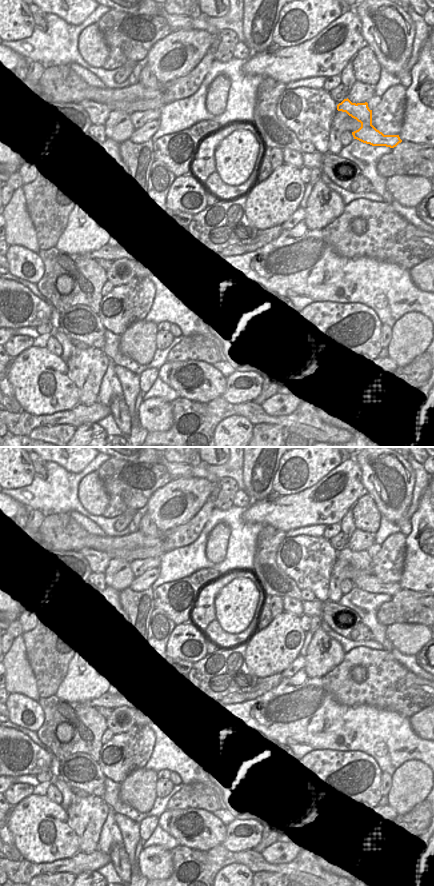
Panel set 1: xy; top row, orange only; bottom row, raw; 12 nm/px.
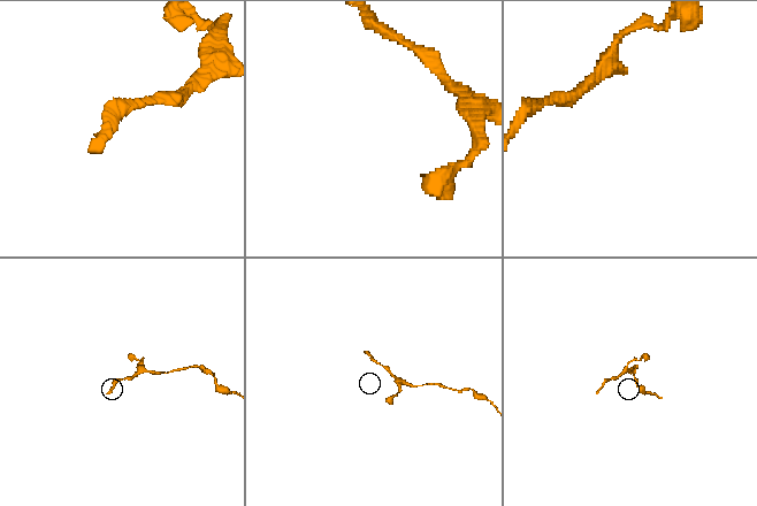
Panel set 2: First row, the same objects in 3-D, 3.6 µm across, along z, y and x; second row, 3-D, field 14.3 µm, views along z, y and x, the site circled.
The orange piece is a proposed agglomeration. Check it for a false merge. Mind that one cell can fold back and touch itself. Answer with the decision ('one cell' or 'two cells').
one cell

